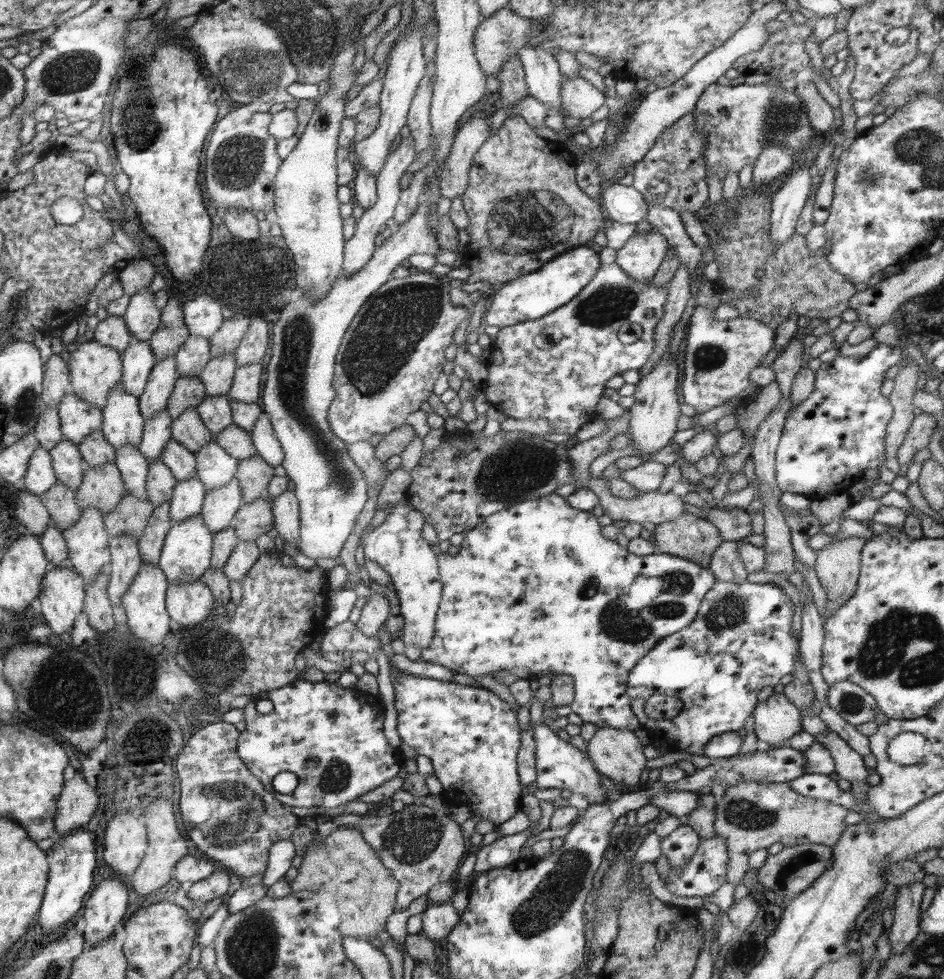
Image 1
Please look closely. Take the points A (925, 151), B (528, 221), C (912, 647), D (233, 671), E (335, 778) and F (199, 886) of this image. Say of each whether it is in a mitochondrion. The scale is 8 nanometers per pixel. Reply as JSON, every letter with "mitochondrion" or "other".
{"A":"mitochondrion","B":"mitochondrion","C":"mitochondrion","D":"mitochondrion","E":"mitochondrion","F":"other"}

